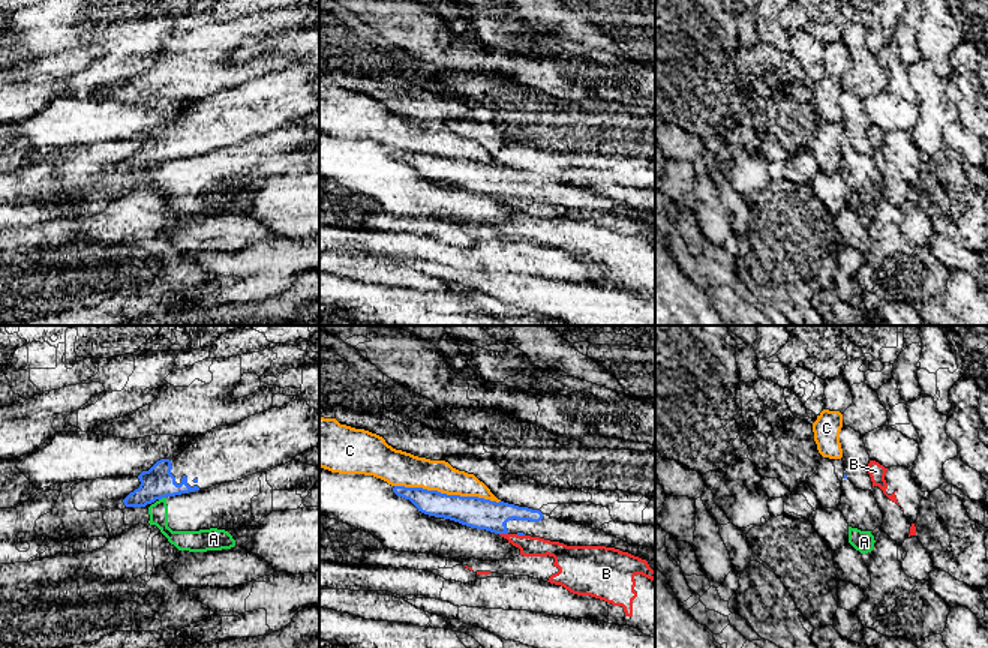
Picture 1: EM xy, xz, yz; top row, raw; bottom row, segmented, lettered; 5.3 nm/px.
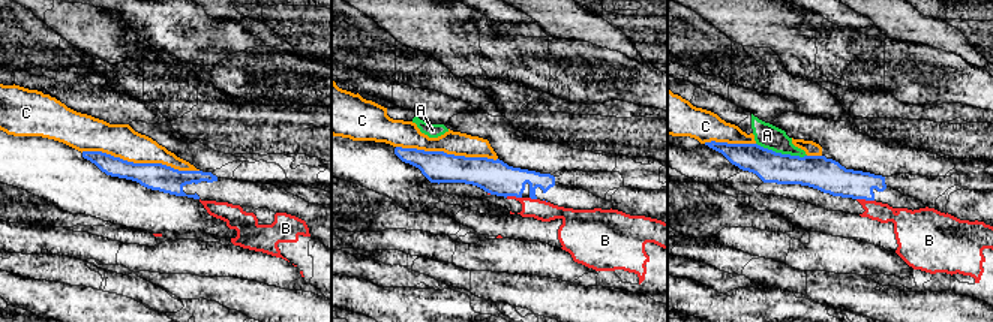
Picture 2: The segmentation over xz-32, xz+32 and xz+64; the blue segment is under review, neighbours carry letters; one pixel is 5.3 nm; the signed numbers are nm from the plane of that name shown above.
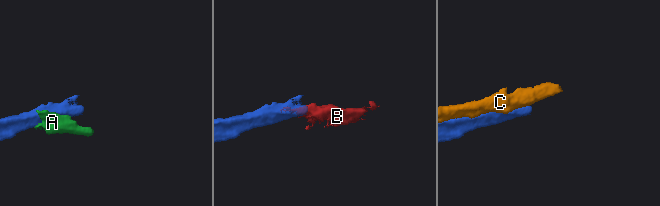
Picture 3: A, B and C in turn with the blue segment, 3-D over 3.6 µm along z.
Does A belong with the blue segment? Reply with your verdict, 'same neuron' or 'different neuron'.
different neuron

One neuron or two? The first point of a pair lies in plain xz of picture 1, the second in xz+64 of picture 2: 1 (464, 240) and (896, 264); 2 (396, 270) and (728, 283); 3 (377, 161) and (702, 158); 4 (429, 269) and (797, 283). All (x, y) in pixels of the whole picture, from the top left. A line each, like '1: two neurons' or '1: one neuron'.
1: two neurons
2: one neuron
3: one neuron
4: one neuron

